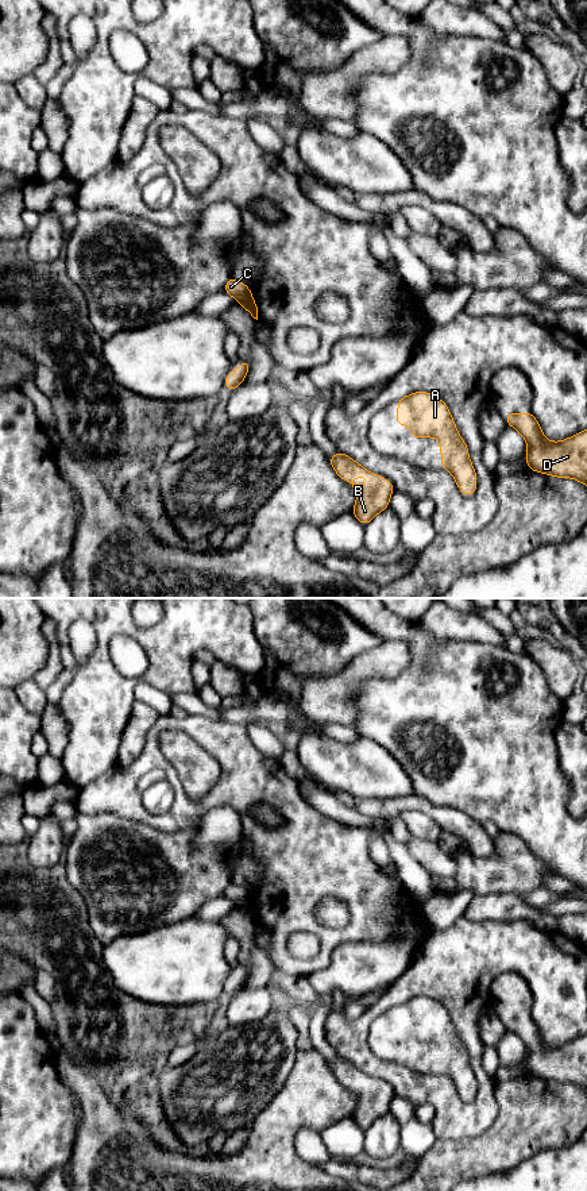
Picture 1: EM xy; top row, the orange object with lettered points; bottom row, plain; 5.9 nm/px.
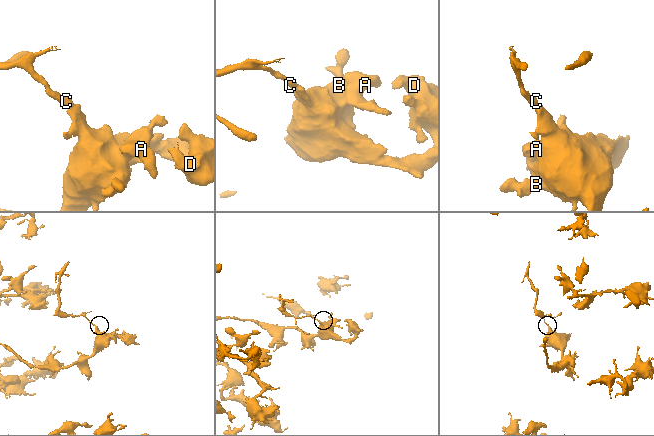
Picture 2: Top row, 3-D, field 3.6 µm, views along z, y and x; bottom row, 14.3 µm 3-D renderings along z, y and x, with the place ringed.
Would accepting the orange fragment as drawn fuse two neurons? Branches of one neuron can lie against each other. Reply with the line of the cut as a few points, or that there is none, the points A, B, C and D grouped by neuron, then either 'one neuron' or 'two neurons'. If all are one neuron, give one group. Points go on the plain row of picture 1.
cut in xy along (251, 900), (242, 909); A B D / C; two neurons

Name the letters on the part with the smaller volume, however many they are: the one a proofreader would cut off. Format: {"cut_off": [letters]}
{"cut_off": ["C"]}

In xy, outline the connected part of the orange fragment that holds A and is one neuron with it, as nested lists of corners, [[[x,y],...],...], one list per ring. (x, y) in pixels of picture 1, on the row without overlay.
[[[414,997],[397,1005],[395,1030],[408,1029],[413,1042],[439,1042],[441,1074],[449,1076],[459,1095],[472,1101],[476,1095],[476,1078],[470,1065],[466,1047],[456,1034],[447,1009],[428,997]]]

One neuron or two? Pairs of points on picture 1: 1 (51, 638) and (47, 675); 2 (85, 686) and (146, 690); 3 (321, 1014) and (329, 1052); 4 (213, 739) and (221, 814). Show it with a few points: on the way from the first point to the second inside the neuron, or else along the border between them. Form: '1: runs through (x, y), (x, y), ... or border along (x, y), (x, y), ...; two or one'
1: runs through (53, 647), (53, 666); one
2: border along (134, 686), (147, 682), (166, 694); two
3: runs through (319, 1024), (320, 1043); one
4: border along (209, 810), (230, 805), (238, 814), (240, 831); two

